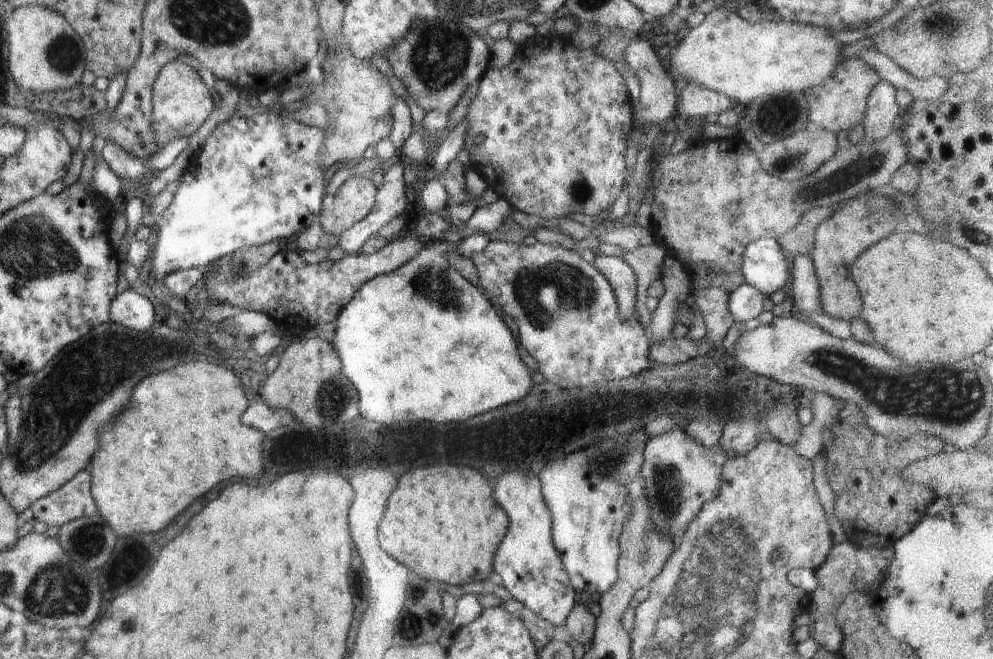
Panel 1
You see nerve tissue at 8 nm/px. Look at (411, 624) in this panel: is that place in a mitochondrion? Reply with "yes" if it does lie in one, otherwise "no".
yes

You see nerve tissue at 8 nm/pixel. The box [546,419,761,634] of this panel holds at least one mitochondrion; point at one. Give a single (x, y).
(668, 485)

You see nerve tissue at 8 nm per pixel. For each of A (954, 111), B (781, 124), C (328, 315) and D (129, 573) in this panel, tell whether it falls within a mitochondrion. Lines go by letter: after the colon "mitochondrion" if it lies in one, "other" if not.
A: other
B: mitochondrion
C: other
D: other

